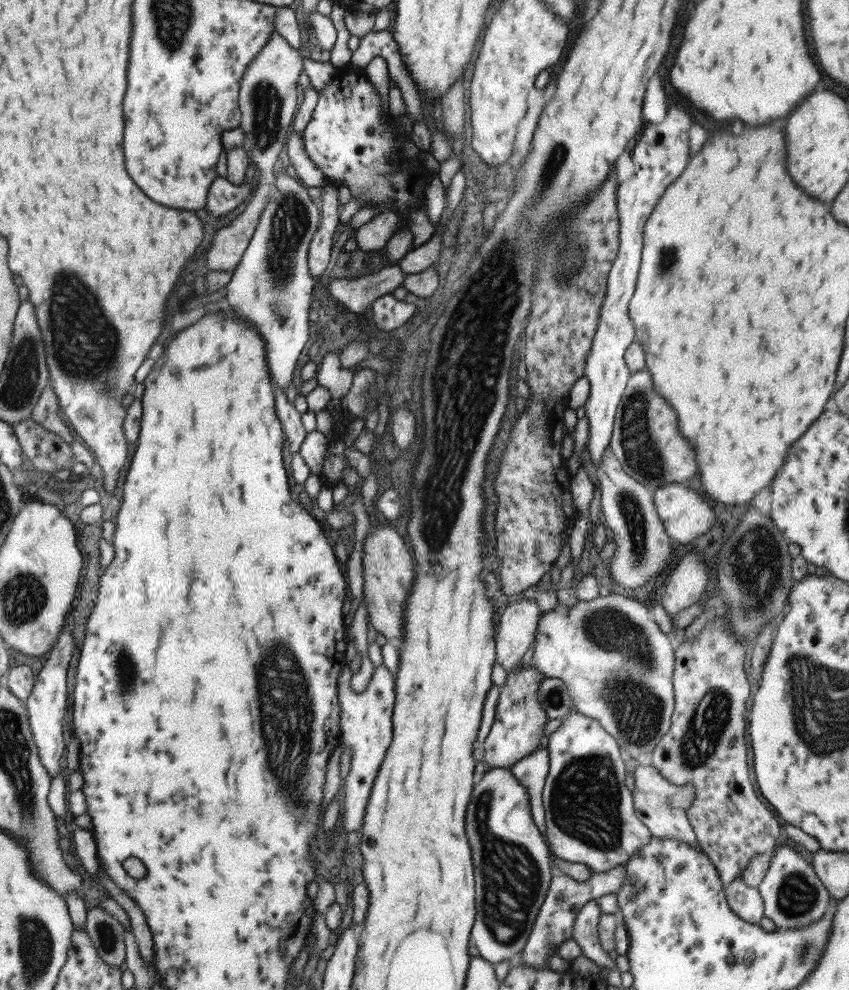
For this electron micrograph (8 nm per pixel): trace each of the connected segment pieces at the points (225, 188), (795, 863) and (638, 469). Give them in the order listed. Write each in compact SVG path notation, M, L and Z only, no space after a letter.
M217 177L209 185L204 210L211 216L225 214L248 198L249 192L250 188L247 185L233 186L226 179Z
M776 845L770 854L767 872L756 886L763 905L763 917L777 929L801 929L817 922L828 910L831 896L817 878L814 868L801 855L785 845Z
M645 368L630 373L617 404L609 442L621 470L652 490L666 484L684 484L696 472L691 446L677 434L675 414L653 390L650 374Z

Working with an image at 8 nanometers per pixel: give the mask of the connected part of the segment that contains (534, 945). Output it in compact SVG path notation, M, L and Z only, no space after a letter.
M622 864L605 872L590 873L589 878L582 882L575 881L573 878L558 872L553 873L546 895L538 908L531 931L516 962L532 969L549 969L545 963L546 958L556 953L556 946L560 942L571 939L571 931L573 931L573 924L579 909L592 898L599 898L608 893L616 894L624 876L625 867Z

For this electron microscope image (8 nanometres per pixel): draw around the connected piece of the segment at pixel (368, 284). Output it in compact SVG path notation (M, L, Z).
M389 264L353 280L329 279L324 288L349 312L361 315L378 296L391 293L401 286L403 278L408 274L409 272L403 272L397 264Z

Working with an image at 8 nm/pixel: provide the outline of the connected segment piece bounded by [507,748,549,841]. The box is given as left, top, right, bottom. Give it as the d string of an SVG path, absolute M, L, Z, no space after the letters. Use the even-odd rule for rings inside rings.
M546 748L535 749L531 754L507 768L519 785L527 789L532 821L539 829L543 841L545 838L544 810L542 807L541 788L546 780L549 759Z

